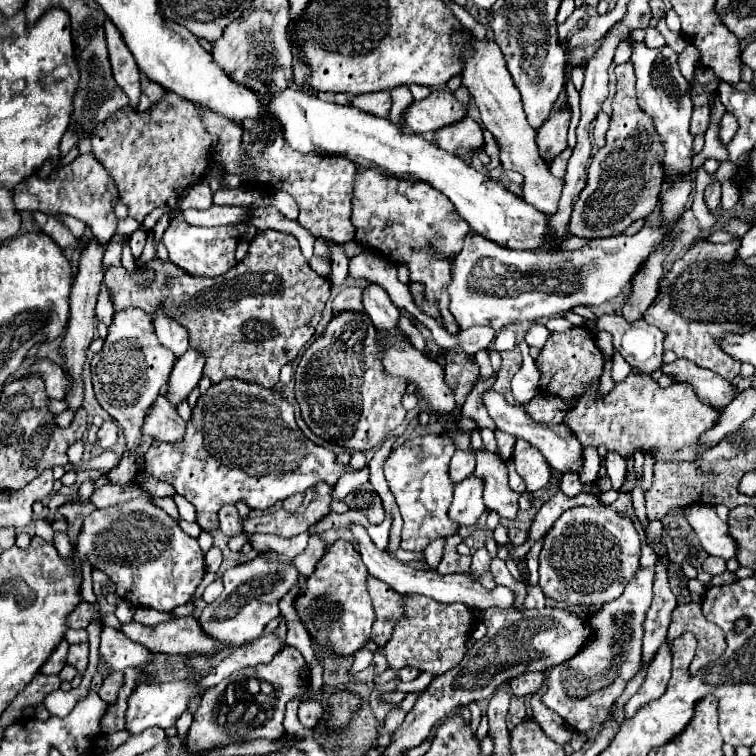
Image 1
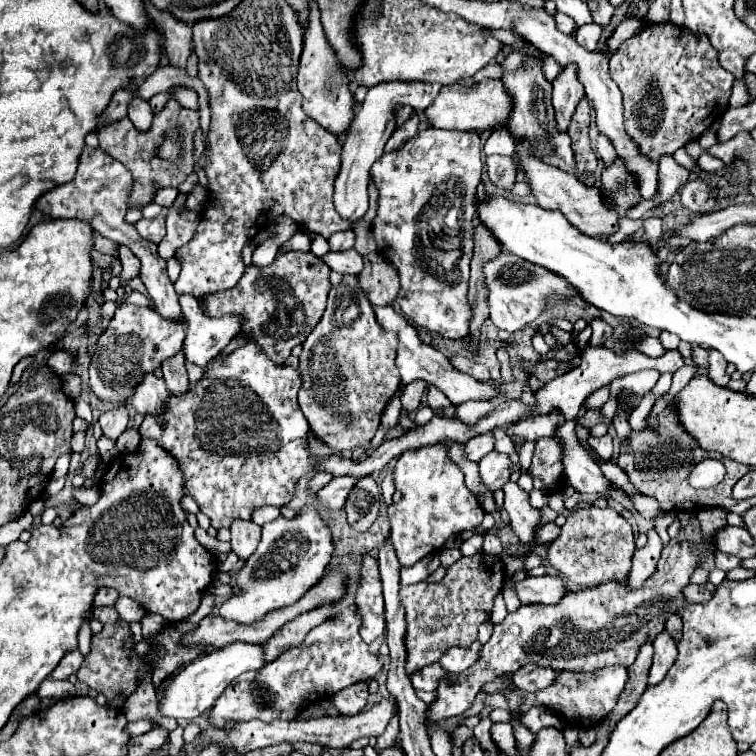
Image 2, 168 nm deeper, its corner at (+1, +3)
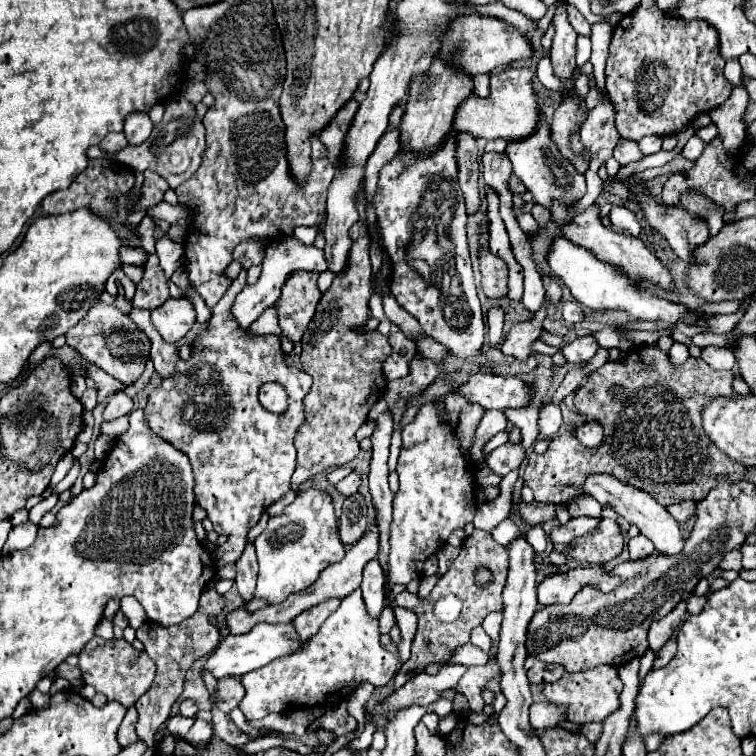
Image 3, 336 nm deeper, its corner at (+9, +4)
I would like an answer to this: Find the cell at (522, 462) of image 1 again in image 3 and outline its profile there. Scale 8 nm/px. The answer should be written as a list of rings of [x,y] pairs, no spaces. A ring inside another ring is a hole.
[[[656,344],[652,346],[632,346],[630,352],[616,362],[604,364],[600,370],[590,374],[588,382],[574,392],[574,406],[594,406],[596,420],[604,426],[604,438],[596,448],[586,448],[578,444],[571,434],[563,434],[552,438],[546,454],[528,454],[524,484],[534,492],[536,502],[546,504],[570,504],[580,496],[588,496],[584,488],[584,480],[592,474],[610,474],[618,476],[620,482],[646,490],[660,506],[676,504],[682,500],[700,502],[712,488],[712,484],[724,480],[748,480],[748,474],[736,474],[734,462],[718,450],[708,434],[702,428],[702,410],[716,396],[734,396],[732,390],[734,374],[726,370],[712,370],[704,360],[688,358],[682,366],[670,362],[668,352],[660,350]],[[614,386],[622,388],[620,396],[612,396],[610,390]]]

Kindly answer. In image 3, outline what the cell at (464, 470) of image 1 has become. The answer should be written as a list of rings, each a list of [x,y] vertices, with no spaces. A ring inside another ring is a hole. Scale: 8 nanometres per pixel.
[[[486,410],[486,414],[484,414],[484,418],[482,418],[482,422],[480,422],[478,430],[476,430],[476,436],[474,436],[474,438],[476,438],[474,448],[472,448],[472,460],[474,460],[474,462],[476,462],[476,460],[482,460],[482,446],[484,446],[494,434],[506,430],[506,424],[508,424],[508,420],[506,420],[504,412]]]

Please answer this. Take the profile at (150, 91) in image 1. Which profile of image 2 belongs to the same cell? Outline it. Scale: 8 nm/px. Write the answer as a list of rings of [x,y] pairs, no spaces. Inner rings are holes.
[[[176,87],[176,89],[170,93],[170,97],[176,99],[182,107],[188,107],[188,109],[194,109],[194,111],[200,109],[200,107],[198,107],[198,95],[196,95],[196,91],[190,89],[190,87]]]

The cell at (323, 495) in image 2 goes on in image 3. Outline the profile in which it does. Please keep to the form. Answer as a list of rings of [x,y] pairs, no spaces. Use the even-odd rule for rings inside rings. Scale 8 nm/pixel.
[[[352,472],[350,476],[346,476],[344,480],[340,480],[336,484],[338,492],[342,492],[344,496],[350,496],[350,494],[356,494],[360,490],[360,484],[362,484],[362,472]]]

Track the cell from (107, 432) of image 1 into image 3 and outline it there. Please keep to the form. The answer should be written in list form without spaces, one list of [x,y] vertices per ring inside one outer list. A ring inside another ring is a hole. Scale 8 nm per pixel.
[[[118,392],[114,396],[110,396],[110,402],[106,404],[106,410],[104,410],[104,418],[106,420],[114,420],[114,418],[120,418],[124,414],[130,414],[134,408],[134,402],[130,396],[126,396],[124,392]]]

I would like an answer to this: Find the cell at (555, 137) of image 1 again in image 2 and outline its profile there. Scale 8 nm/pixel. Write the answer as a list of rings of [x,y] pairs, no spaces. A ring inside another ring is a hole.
[[[574,65],[564,67],[564,71],[552,81],[554,85],[554,111],[556,111],[556,123],[558,123],[558,131],[566,133],[570,119],[574,115],[574,109],[578,105],[578,101],[584,95],[584,89],[580,85],[580,81],[576,79],[576,69]]]

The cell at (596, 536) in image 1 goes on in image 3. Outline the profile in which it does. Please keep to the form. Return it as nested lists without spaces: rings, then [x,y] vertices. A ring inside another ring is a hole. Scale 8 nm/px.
[[[602,518],[600,526],[594,534],[582,536],[576,540],[572,548],[572,558],[586,566],[586,564],[606,564],[622,552],[622,532],[614,520]]]

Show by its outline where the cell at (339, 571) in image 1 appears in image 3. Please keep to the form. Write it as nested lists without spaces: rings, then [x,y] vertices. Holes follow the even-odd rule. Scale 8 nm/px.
[[[370,560],[370,564],[366,564],[364,568],[364,580],[362,580],[362,594],[364,594],[364,602],[366,608],[370,612],[370,616],[378,618],[384,604],[386,604],[386,576],[382,566],[378,564],[378,560]]]

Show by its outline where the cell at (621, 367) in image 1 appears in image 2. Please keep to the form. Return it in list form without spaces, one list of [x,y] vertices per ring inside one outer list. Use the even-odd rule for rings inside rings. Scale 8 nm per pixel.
[[[610,385],[596,390],[584,402],[586,409],[601,408],[610,397]]]

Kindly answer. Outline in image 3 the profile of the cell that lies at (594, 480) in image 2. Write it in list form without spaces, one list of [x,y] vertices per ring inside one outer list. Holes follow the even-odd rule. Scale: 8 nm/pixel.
[[[590,476],[590,480],[586,480],[584,486],[590,492],[590,496],[596,498],[602,506],[614,508],[630,524],[636,524],[640,528],[640,532],[654,542],[656,552],[666,554],[666,556],[674,556],[674,554],[682,552],[682,548],[684,548],[684,536],[680,532],[678,522],[648,492],[638,490],[638,488],[634,488],[630,484],[622,484],[620,480],[614,480],[614,476]]]

